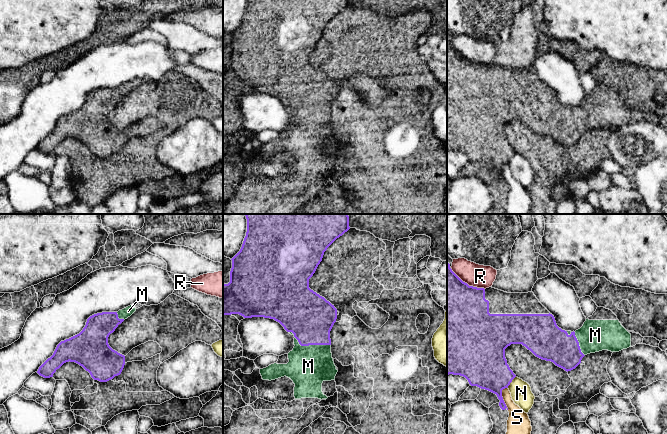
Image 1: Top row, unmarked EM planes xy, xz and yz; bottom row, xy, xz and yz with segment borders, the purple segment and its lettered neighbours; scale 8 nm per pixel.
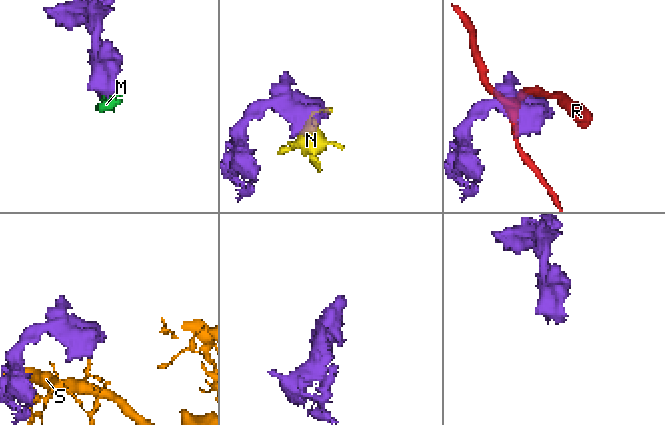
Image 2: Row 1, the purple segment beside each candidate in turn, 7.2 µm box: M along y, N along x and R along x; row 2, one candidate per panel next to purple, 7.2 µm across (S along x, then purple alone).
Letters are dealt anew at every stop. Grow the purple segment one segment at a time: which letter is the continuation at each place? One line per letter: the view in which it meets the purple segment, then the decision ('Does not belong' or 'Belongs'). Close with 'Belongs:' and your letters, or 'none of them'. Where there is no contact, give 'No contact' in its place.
M: Touches purple in xz. Belongs
N: Touches purple in yz. Does not belong
R: Touches purple in yz. Does not belong
S: Touches purple in yz. Does not belong
Belongs: M

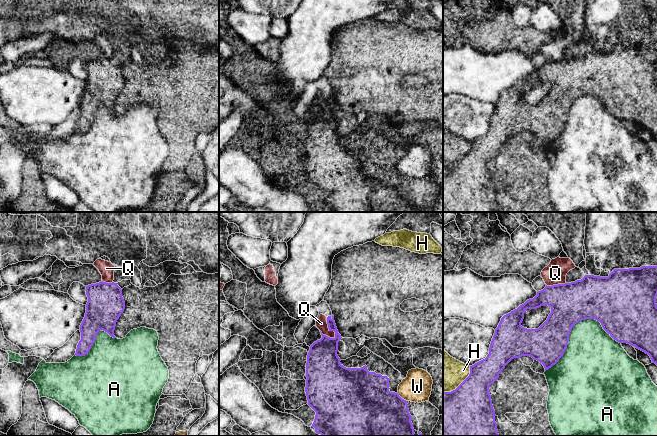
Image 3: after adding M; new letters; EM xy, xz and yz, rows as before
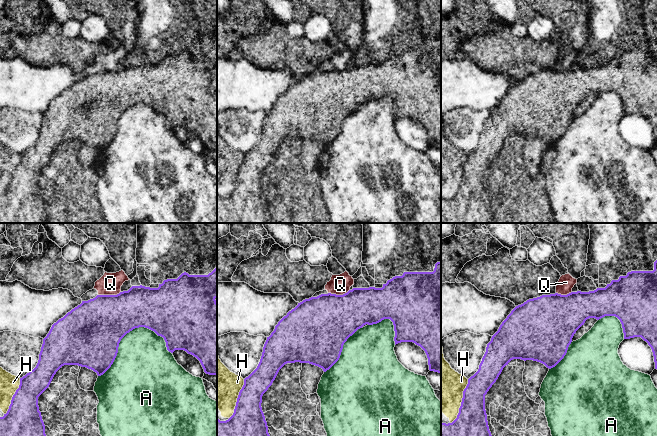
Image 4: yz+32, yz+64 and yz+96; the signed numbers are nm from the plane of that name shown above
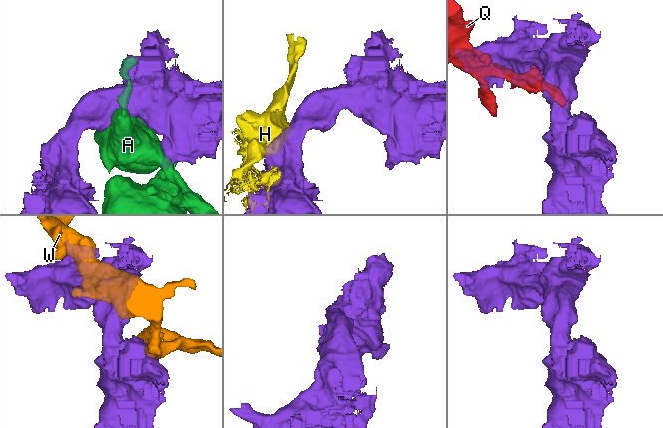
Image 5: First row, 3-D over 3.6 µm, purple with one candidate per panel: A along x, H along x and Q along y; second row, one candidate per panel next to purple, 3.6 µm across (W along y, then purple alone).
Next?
A: Touches purple in yz. Does not belong
H: Touches purple in yz. Does not belong
Q: Touches purple in xz. Does not belong
W: Touches purple in xz. Does not belong
Belongs: none of them

